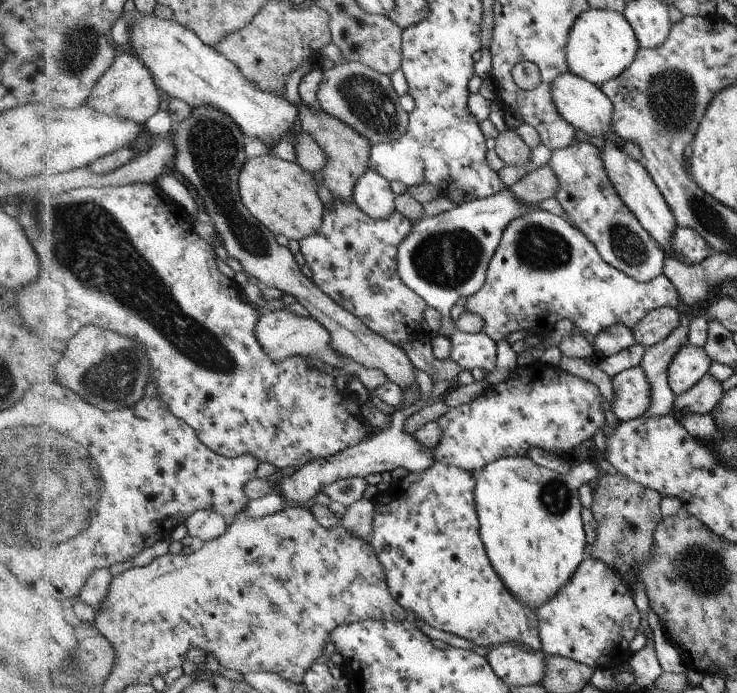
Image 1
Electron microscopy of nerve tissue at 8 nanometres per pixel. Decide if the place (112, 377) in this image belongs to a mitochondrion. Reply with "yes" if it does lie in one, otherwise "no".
yes

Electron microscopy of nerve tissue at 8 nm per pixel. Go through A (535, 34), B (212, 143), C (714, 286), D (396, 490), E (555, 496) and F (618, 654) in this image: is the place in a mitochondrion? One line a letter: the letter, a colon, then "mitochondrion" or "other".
A: mitochondrion
B: mitochondrion
C: other
D: other
E: mitochondrion
F: other

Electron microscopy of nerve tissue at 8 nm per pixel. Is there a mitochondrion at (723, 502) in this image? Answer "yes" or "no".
no

